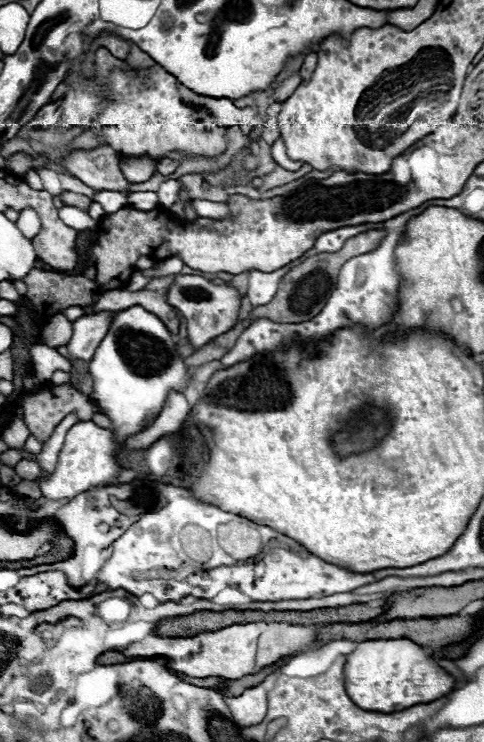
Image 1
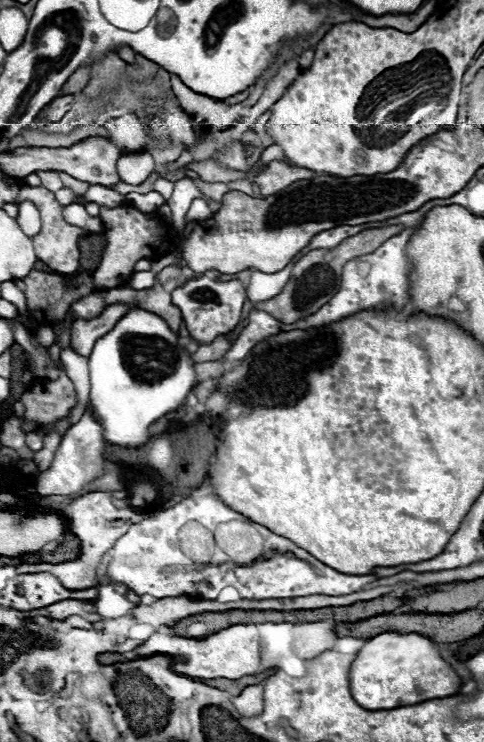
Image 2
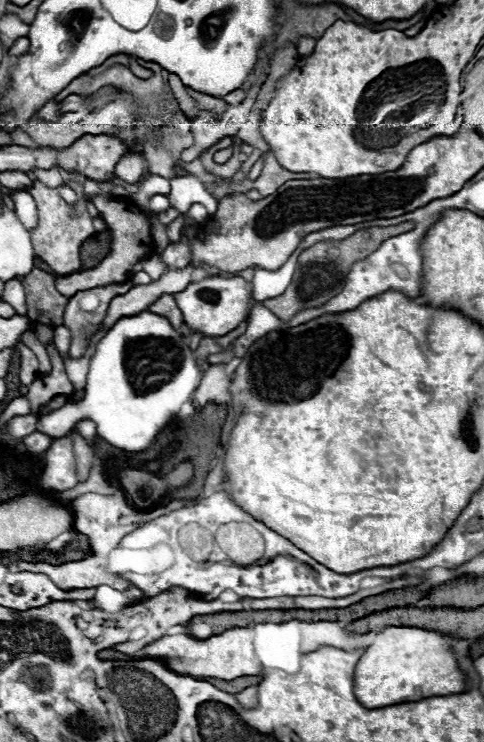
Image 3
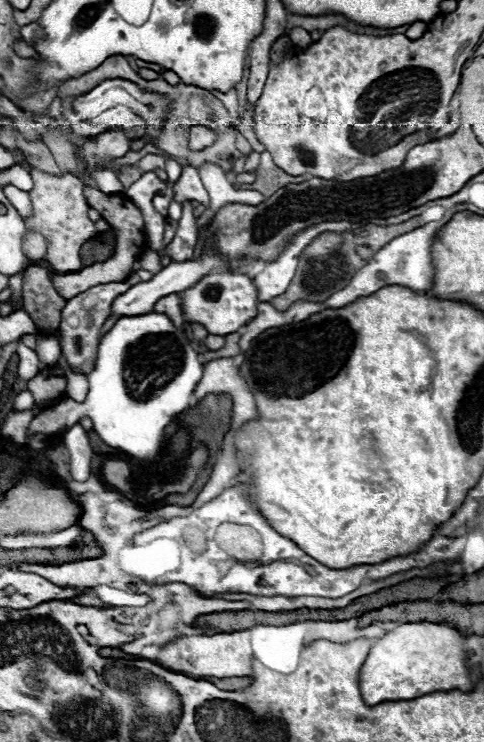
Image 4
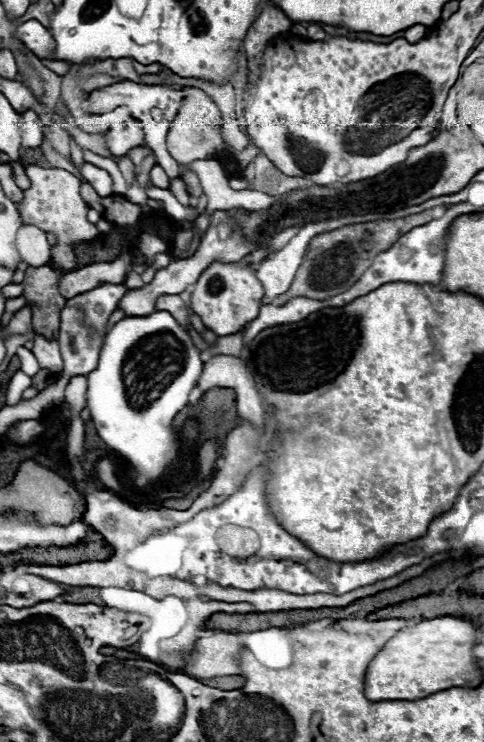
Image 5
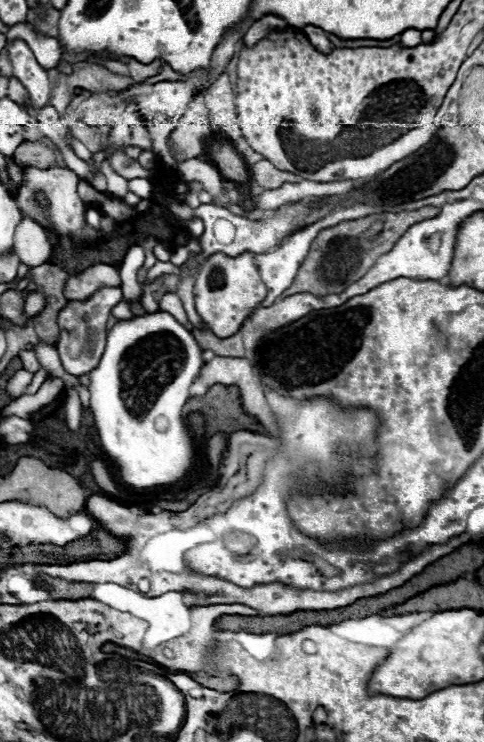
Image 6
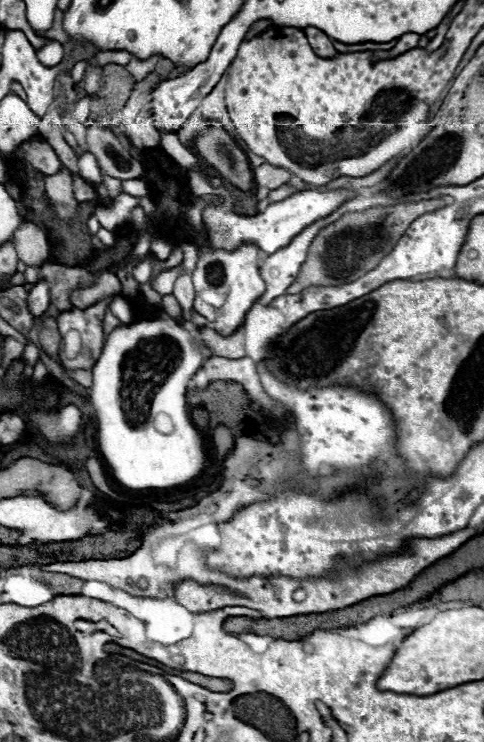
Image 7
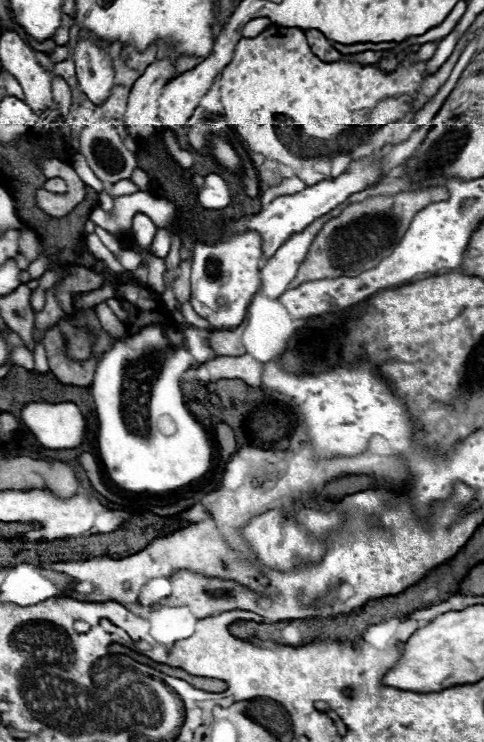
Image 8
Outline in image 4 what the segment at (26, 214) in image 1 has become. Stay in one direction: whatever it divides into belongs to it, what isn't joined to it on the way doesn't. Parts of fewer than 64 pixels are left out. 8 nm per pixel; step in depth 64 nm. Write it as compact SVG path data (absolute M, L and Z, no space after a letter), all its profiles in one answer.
M8 184L8 186L4 186L4 194L6 194L6 198L14 204L14 208L18 210L18 214L20 214L22 218L30 216L32 206L30 206L30 198L28 198L28 194L26 194L24 190L18 190L16 186Z

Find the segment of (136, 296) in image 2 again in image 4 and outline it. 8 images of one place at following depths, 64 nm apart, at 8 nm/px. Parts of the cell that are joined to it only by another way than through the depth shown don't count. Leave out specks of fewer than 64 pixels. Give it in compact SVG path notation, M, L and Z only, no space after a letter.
M168 294L164 298L160 298L154 306L154 312L164 312L170 316L170 320L174 320L176 326L184 326L186 316L182 312L182 300L178 294Z

